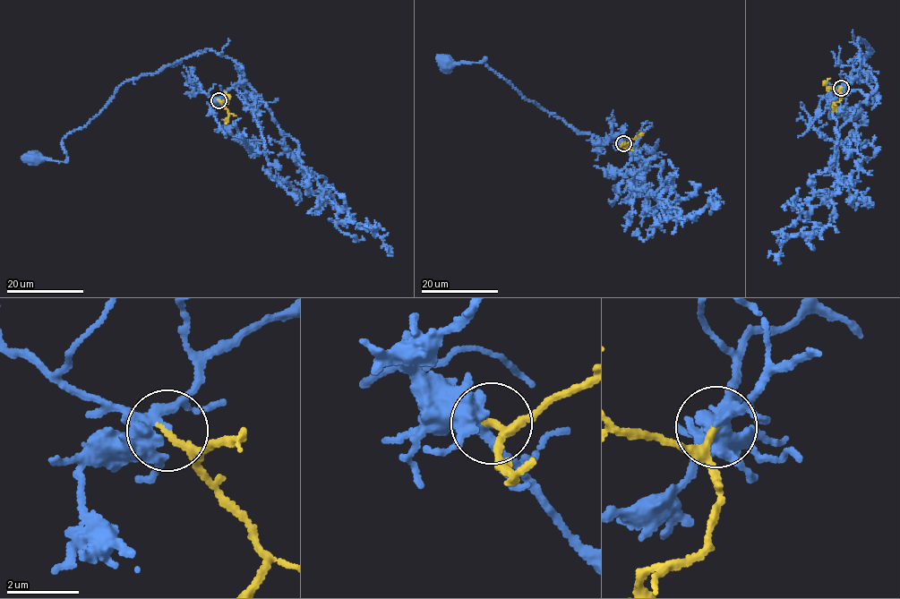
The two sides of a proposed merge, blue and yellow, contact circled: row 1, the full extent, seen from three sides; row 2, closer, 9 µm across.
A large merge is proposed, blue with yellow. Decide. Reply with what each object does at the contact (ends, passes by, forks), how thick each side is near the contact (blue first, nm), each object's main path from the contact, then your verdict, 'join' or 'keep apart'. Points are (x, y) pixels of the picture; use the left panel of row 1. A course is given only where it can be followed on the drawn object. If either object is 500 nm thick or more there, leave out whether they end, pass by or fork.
blue forks | yellow passes by | 260/140 nm | blue via (219, 99), (243, 81), (243, 67), (205, 48), (117, 88), (100, 112), (65, 136), (66, 159), (33, 158) | yellow via (219, 99), (229, 114), (225, 124) | join

